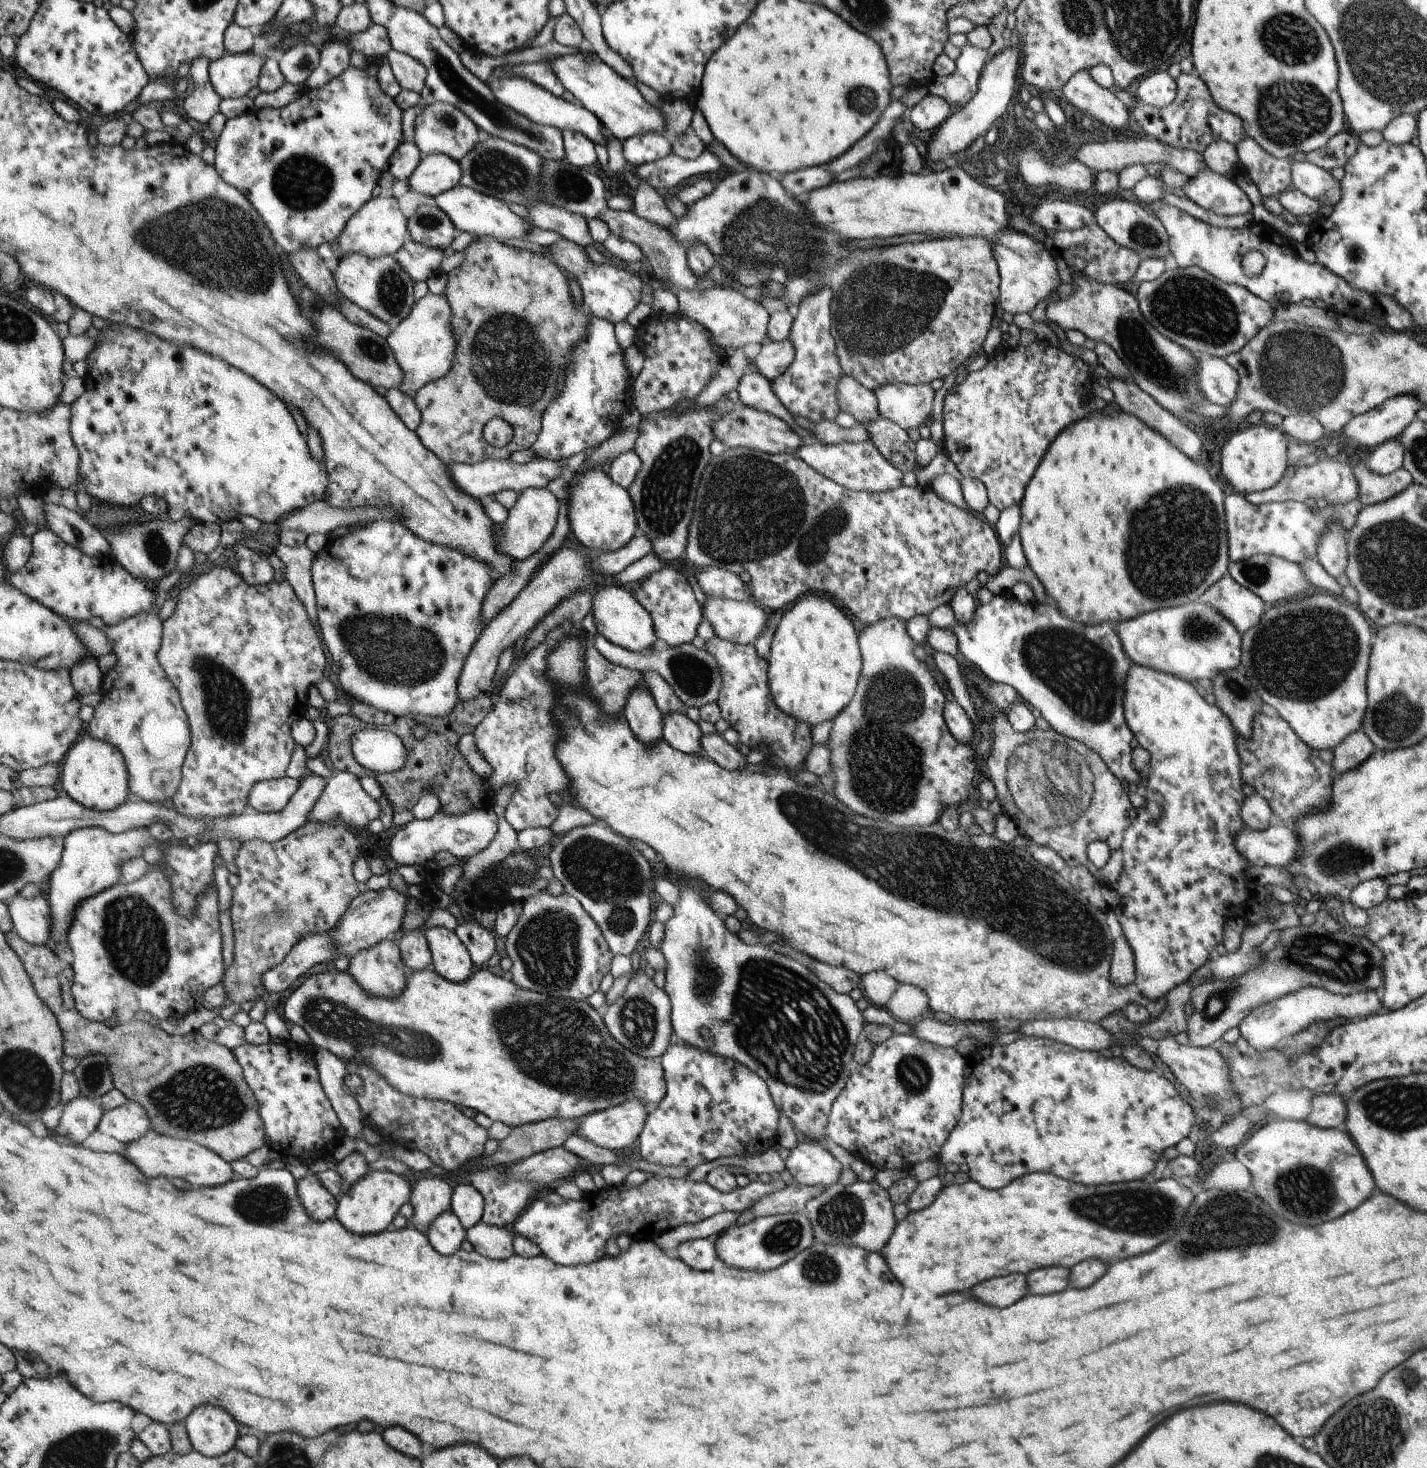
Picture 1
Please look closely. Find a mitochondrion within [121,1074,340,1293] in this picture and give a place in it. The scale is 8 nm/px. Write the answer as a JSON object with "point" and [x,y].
{"point":[277,1204]}

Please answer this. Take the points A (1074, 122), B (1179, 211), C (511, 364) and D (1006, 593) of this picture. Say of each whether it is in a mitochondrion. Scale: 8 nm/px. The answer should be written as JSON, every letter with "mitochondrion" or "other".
{"A":"other","B":"other","C":"mitochondrion","D":"other"}

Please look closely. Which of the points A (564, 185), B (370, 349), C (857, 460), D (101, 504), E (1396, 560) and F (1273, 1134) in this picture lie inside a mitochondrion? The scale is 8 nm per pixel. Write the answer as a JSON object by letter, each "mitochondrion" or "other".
{"A":"mitochondrion","B":"mitochondrion","C":"other","D":"other","E":"mitochondrion","F":"other"}

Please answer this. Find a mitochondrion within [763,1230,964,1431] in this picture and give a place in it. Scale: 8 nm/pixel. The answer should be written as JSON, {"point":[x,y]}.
{"point":[819,1270]}

